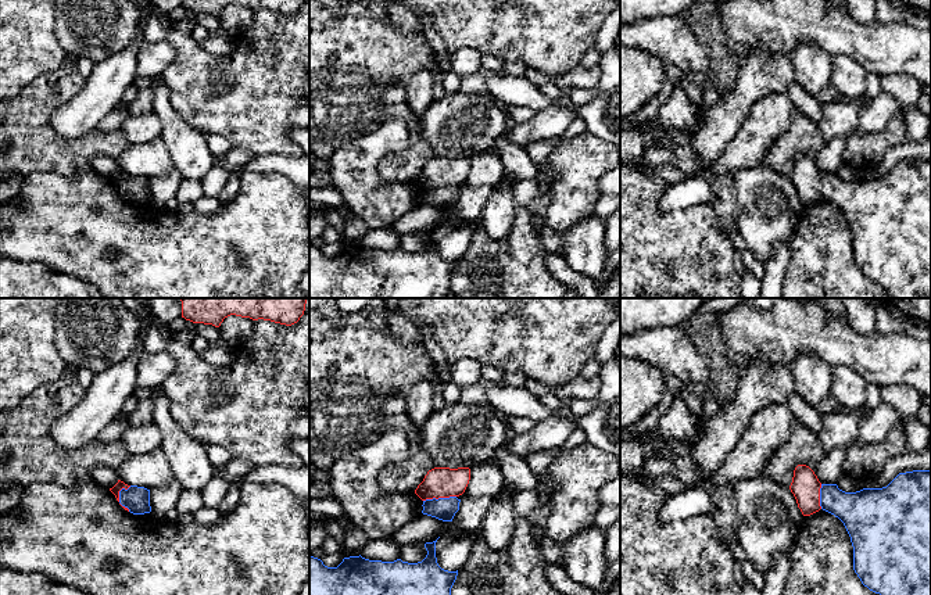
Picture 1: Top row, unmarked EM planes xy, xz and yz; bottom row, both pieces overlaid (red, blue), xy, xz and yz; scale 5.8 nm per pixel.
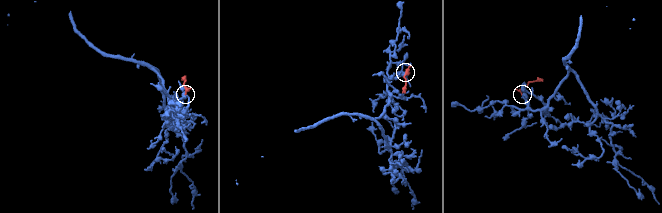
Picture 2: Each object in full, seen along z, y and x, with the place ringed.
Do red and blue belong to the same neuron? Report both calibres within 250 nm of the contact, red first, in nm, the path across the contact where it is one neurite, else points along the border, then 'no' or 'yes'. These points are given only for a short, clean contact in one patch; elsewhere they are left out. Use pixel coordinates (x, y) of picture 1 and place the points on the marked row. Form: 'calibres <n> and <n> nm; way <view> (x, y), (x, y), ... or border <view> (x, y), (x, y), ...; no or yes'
calibres 50 and 150 nm; border xy (131, 486), (120, 491), (120, 502), (129, 511); no

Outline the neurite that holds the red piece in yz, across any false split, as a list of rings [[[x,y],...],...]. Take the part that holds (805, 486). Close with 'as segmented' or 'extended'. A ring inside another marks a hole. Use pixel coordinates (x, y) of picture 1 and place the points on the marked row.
[[[798,465],[795,467],[789,490],[803,516],[810,516],[821,509],[820,488],[821,483],[809,466]]]; as segmented

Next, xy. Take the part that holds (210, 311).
[[[180,298],[182,318],[219,327],[230,315],[291,326],[304,315],[307,298]]]; as segmented

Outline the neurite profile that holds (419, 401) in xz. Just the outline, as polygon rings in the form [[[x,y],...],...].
[[[420,380],[407,395],[407,413],[413,424],[423,426],[432,413],[436,386],[430,380]]]

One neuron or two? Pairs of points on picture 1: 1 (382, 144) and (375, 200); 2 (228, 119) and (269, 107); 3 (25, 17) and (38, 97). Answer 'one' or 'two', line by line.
1: one
2: one
3: two

